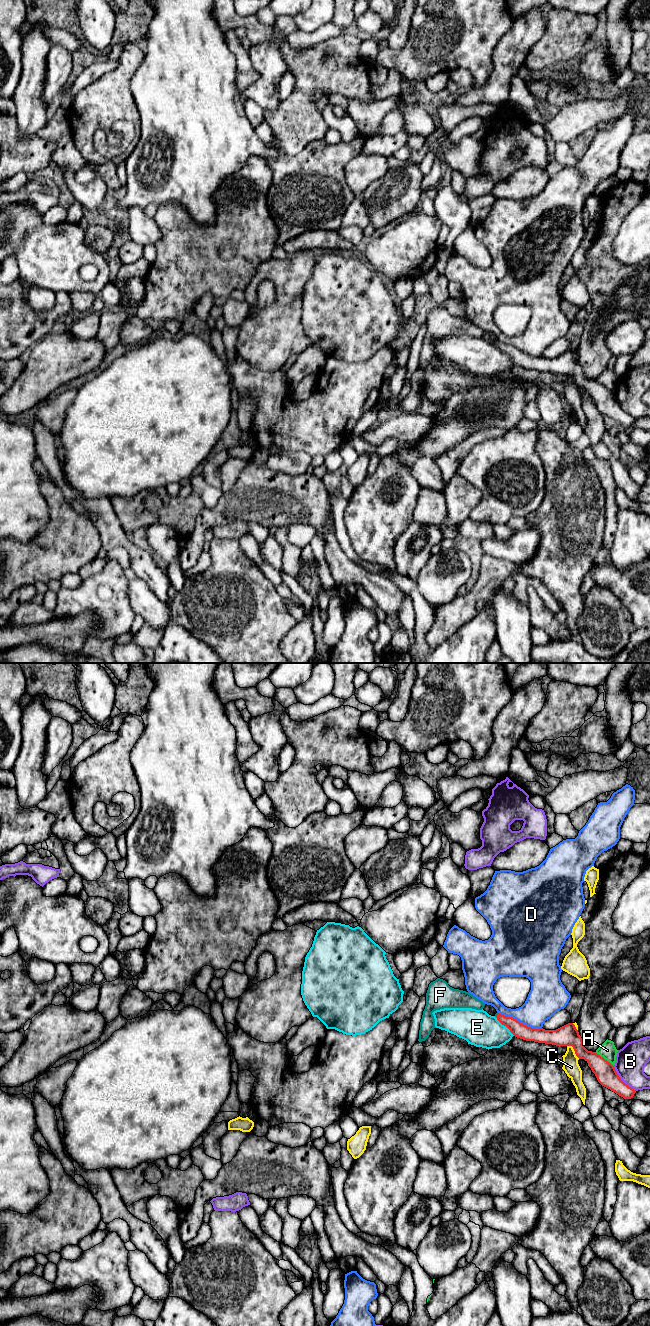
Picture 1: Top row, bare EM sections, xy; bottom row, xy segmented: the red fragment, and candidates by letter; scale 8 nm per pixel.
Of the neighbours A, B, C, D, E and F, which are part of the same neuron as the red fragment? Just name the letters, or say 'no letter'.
F

